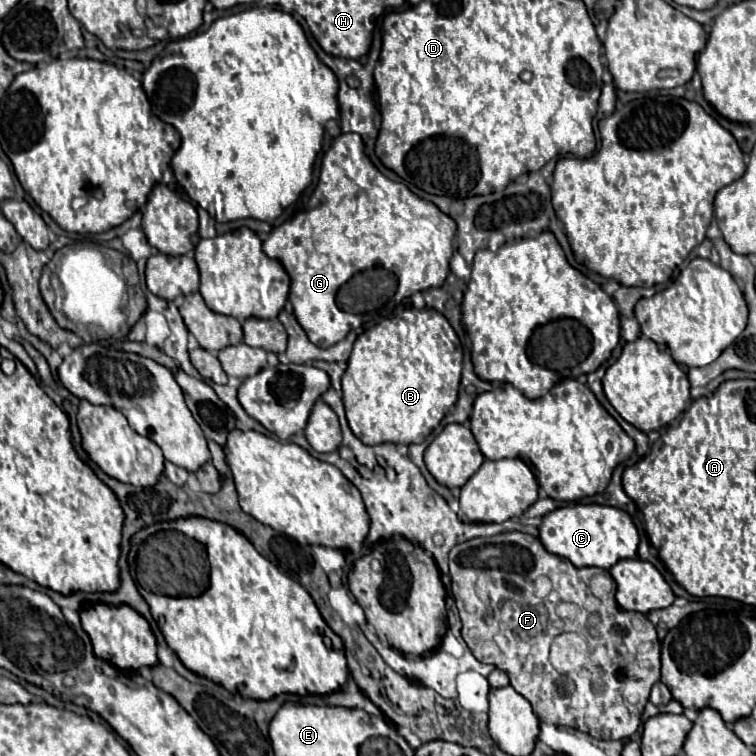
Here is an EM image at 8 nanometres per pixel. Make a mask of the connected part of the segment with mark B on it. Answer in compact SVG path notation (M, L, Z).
M405 309L400 316L390 316L356 337L348 369L342 377L346 419L352 433L366 445L380 443L422 443L442 421L448 409L458 399L462 373L462 349L460 341L436 309Z

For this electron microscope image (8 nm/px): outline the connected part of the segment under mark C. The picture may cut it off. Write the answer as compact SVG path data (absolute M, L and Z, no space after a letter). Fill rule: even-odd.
M568 505L550 511L542 517L540 525L542 545L558 555L568 559L574 567L600 567L610 569L614 563L626 557L636 557L638 549L638 531L630 515L622 509L610 505Z

